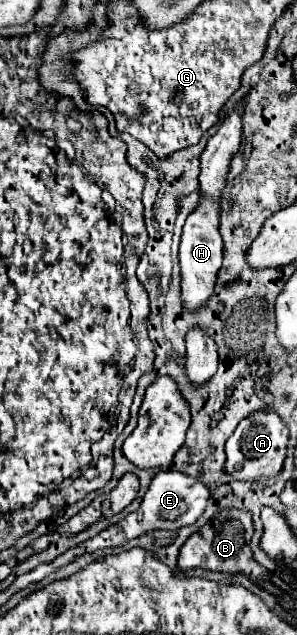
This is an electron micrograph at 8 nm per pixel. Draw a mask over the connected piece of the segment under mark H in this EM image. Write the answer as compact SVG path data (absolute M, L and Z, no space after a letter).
M240 100L228 114L224 124L218 128L218 132L208 140L202 156L200 156L200 204L198 208L186 218L184 224L184 232L182 232L182 240L180 240L180 268L182 268L182 300L186 304L188 310L198 310L200 306L204 306L204 302L212 296L214 292L214 284L216 284L216 276L218 270L222 266L222 236L218 232L220 226L220 198L222 198L222 190L226 186L226 176L230 172L230 160L234 158L234 154L240 148L240 138L242 138L242 114L244 114L244 106L246 100Z

